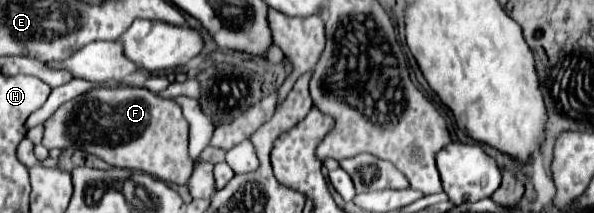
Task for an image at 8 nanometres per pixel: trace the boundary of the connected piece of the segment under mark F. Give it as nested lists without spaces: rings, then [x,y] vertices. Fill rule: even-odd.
[[[120,86],[98,88],[84,96],[74,98],[72,102],[66,102],[46,120],[46,132],[42,144],[48,150],[80,148],[86,150],[88,154],[106,160],[110,166],[140,170],[164,182],[174,182],[174,184],[186,184],[194,170],[194,160],[188,154],[188,122],[182,116],[180,106],[174,100],[160,98],[158,94],[146,88],[120,88]]]

